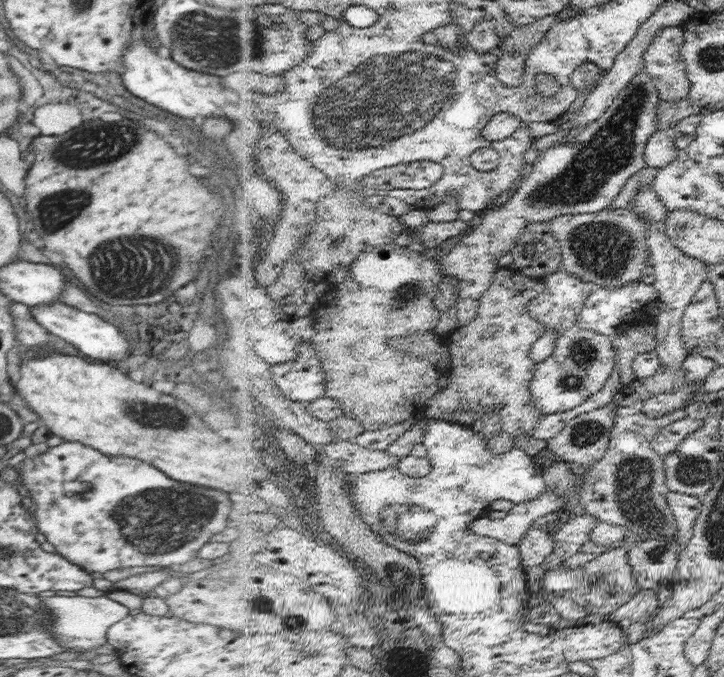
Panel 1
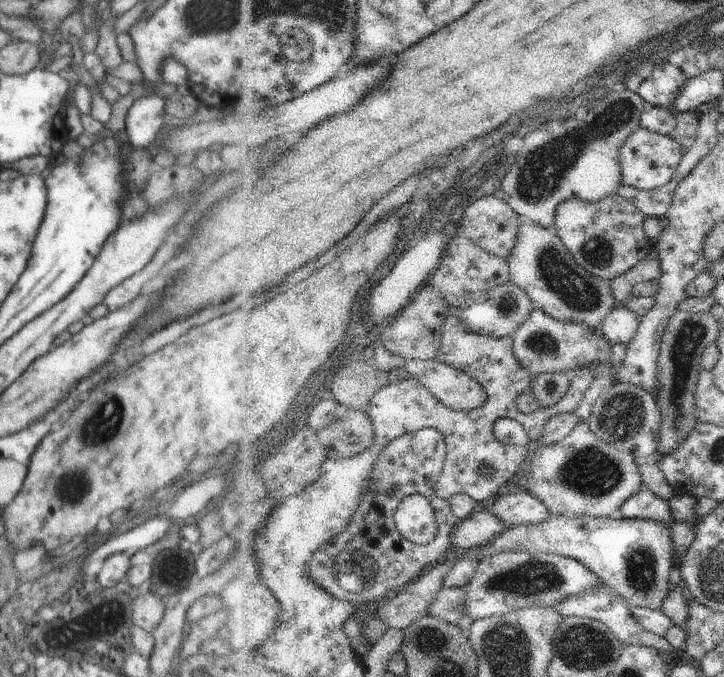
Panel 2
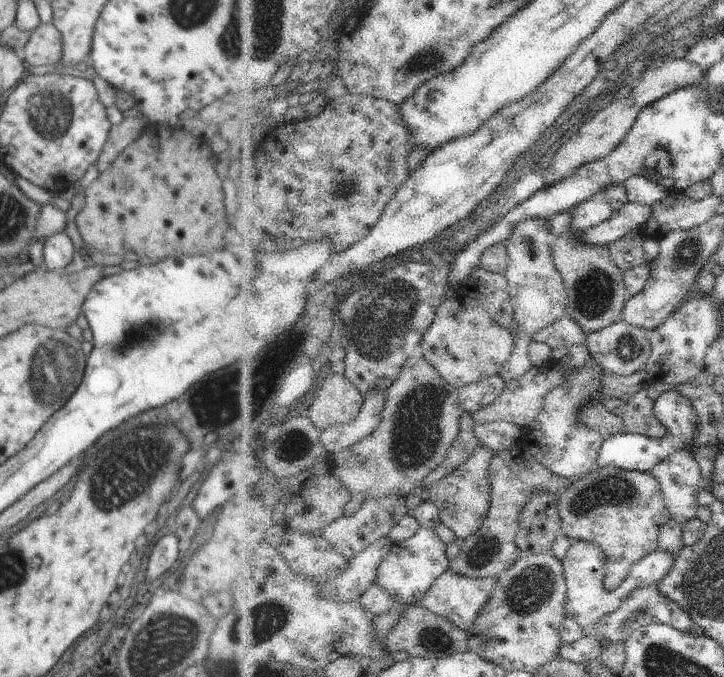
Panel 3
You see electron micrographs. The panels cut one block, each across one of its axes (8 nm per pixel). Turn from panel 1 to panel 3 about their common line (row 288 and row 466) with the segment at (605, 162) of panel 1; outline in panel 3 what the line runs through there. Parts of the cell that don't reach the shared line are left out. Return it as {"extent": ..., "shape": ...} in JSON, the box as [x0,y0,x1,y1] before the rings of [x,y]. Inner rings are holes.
{"extent":[430,445,497,541],"shape":[[[478,445],[474,454],[450,476],[441,480],[430,490],[430,501],[438,508],[442,524],[458,533],[460,539],[467,541],[483,526],[492,506],[492,485],[489,468],[497,452],[492,447]]]}

